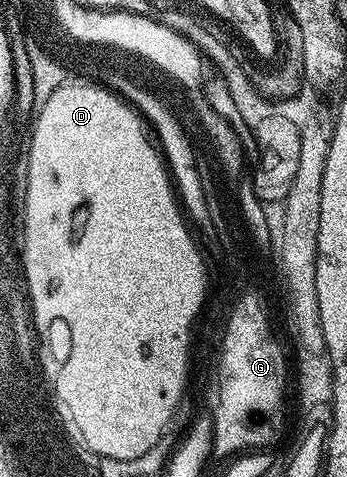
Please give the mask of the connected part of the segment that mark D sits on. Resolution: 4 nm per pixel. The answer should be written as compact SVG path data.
M66 84L51 93L47 104L36 111L36 118L33 136L28 139L29 175L23 241L23 267L25 284L28 286L28 301L35 308L35 318L46 328L52 327L55 321L65 322L66 328L69 329L69 355L63 360L60 359L59 378L55 385L64 413L68 414L69 420L75 424L82 443L99 457L135 460L135 456L143 456L143 452L147 452L147 448L155 445L162 434L170 429L176 406L186 393L185 381L189 378L191 356L185 352L185 326L189 326L189 318L198 321L201 305L205 302L205 259L194 235L189 235L189 230L177 211L179 202L175 197L166 163L158 147L153 142L154 147L149 143L149 138L145 135L146 123L129 102L100 84Z

